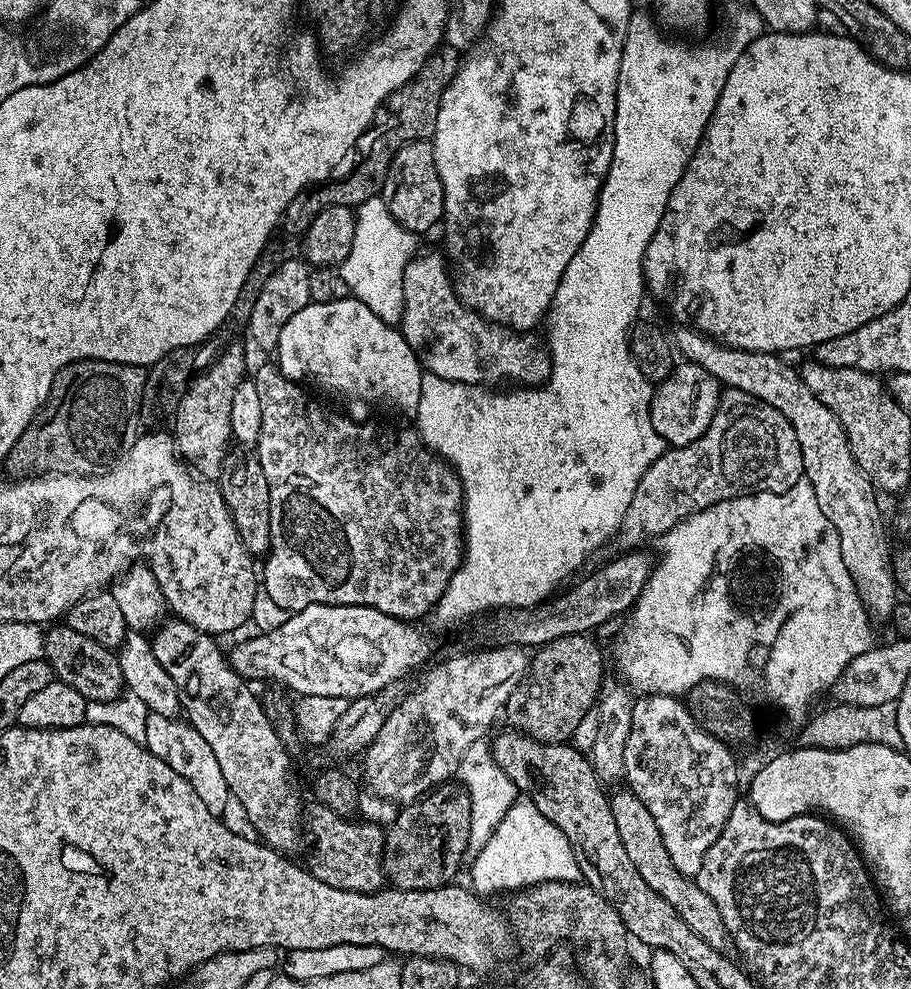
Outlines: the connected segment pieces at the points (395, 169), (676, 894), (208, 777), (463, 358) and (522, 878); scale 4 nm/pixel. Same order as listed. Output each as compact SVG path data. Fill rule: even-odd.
M411 140L397 148L388 165L382 199L387 202L390 214L407 232L419 234L439 225L444 218L444 190L438 174L436 155L427 140Z
M623 791L612 792L610 799L615 825L618 826L619 837L622 838L627 857L634 862L635 869L642 874L642 879L650 886L650 890L654 894L661 895L666 902L670 902L670 906L677 911L690 930L694 930L698 938L706 942L714 951L731 957L734 952L732 936L726 928L726 922L722 922L722 914L714 898L707 896L699 884L690 883L689 877L683 876L674 866L674 862L670 862L670 854L666 854L666 846L658 834L658 826L654 826L654 817L650 815L650 810L646 810L646 806L633 792Z
M149 712L144 723L142 744L153 756L166 762L166 766L170 766L176 776L182 777L190 785L200 804L210 810L212 816L219 817L228 800L230 804L226 778L222 778L222 770L218 766L218 758L214 758L214 750L210 750L206 738L202 738L202 734L198 734L198 730L194 730L187 719Z
M436 252L413 255L402 273L402 284L406 291L402 296L398 327L406 342L410 342L416 351L421 365L431 375L455 384L477 386L500 384L503 380L512 384L508 386L547 384L552 375L549 349L543 343L540 345L532 334L521 334L495 323L469 307L454 283L449 261L441 256Z
M518 798L506 810L506 814L498 822L492 833L488 835L488 840L479 845L476 861L472 864L472 881L471 887L477 893L484 892L508 892L511 888L522 888L528 890L534 880L550 880L553 877L563 877L564 879L581 879L580 868L575 860L574 850L570 842L567 841L566 835L558 826L554 826L548 818L542 816L542 811L527 798Z

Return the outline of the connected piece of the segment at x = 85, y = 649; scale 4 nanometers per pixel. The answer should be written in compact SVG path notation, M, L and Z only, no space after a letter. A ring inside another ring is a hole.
M60 622L43 633L43 659L52 670L57 681L84 696L85 701L115 700L121 695L122 681L117 657L99 641L86 634L80 634L66 623ZM57 627L57 628L56 628ZM49 631L49 632L48 632Z

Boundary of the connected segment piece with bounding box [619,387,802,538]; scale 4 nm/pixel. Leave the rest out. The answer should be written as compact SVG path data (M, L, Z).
M725 387L720 393L718 410L706 431L686 446L669 447L648 467L646 474L642 474L619 531L628 532L628 536L652 532L656 538L660 538L671 532L675 524L707 513L704 512L707 508L715 509L721 500L754 492L785 492L801 483L801 480L800 447L788 420L767 402L761 402L737 388Z

